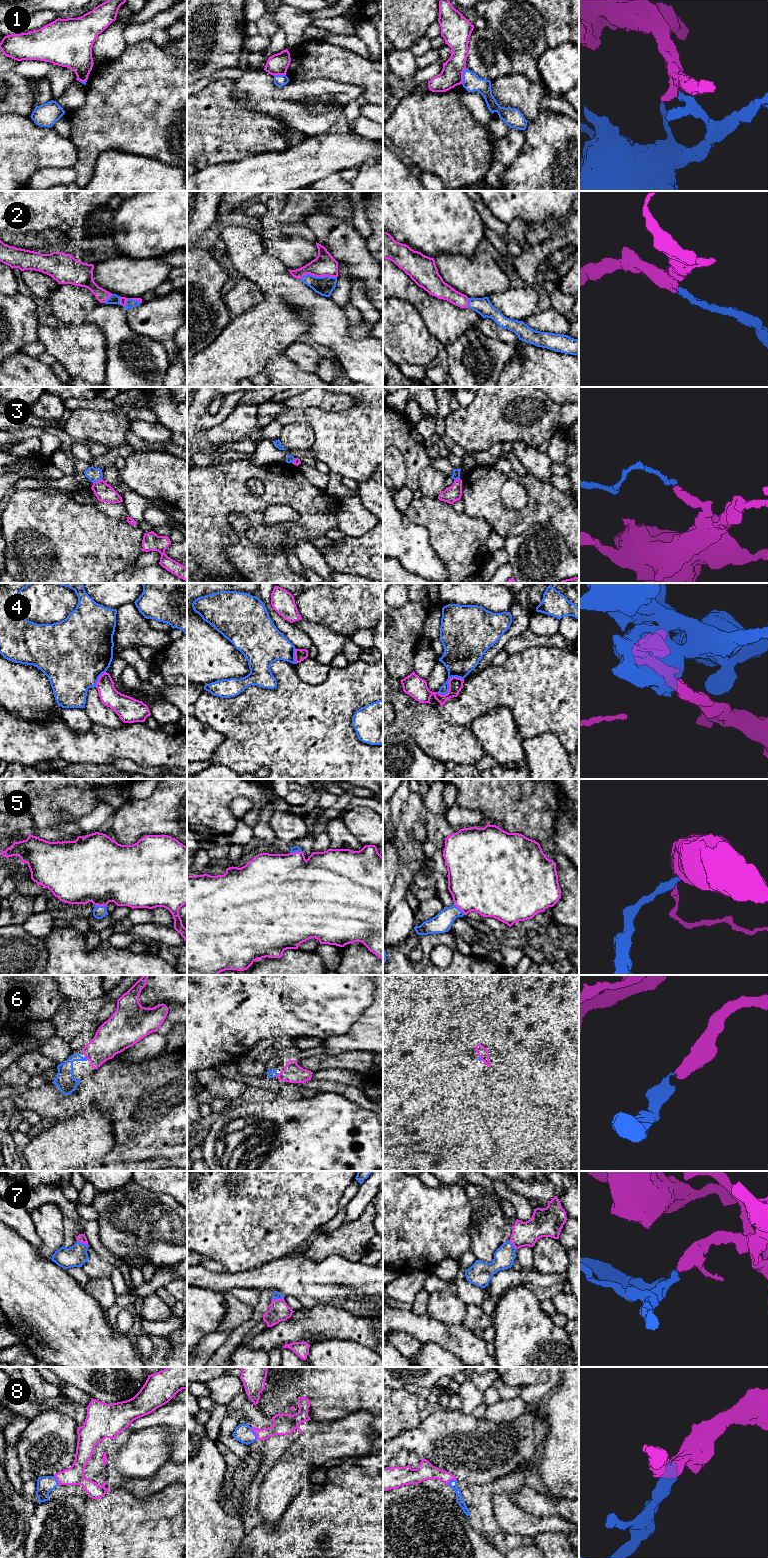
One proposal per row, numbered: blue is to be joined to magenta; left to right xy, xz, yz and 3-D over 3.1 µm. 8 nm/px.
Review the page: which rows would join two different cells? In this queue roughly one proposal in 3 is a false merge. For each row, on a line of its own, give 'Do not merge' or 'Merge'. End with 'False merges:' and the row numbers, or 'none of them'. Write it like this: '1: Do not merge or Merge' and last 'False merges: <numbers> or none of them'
1: Do not merge
2: Merge
3: Do not merge
4: Do not merge
5: Merge
6: Merge
7: Merge
8: Merge
False merges: 1, 3, 4

